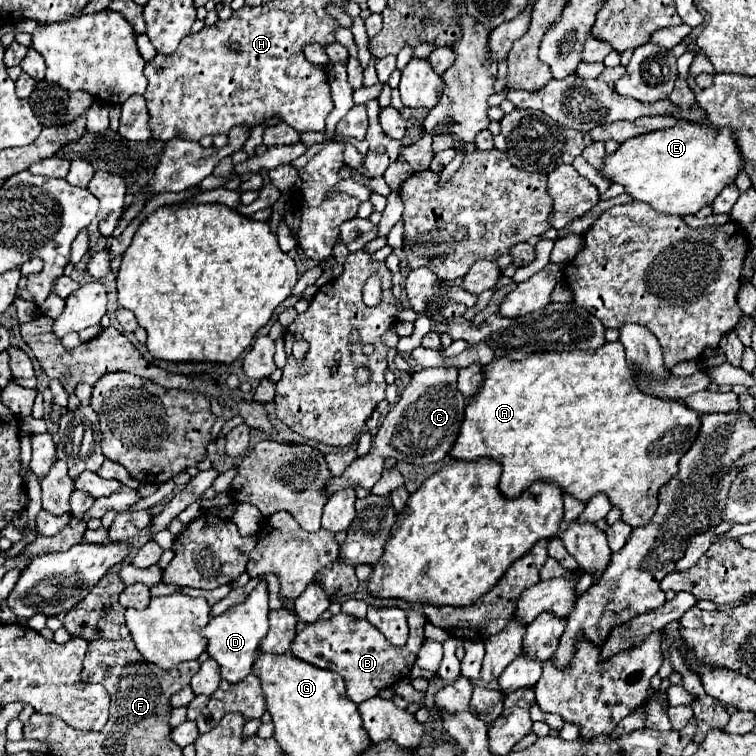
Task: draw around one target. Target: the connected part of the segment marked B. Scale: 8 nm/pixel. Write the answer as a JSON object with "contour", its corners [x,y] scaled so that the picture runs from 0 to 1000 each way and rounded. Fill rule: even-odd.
{"contour":[[[540,807],[540,828],[542,828],[542,844],[532,857],[524,857],[503,841],[503,833],[497,833],[487,820],[474,820],[460,812],[442,812],[437,820],[421,820],[418,825],[399,828],[386,847],[386,868],[429,886],[447,889],[460,913],[460,923],[471,931],[489,926],[500,921],[505,910],[516,910],[524,902],[534,899],[540,889],[545,886],[550,876],[550,865],[556,854],[561,852],[561,825],[563,817],[550,807]]]}

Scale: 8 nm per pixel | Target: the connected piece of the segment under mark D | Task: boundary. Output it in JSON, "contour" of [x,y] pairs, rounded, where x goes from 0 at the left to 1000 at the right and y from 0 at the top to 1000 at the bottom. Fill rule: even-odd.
{"contour":[[[344,770],[341,778],[328,788],[325,796],[299,807],[291,815],[283,815],[278,820],[278,825],[270,831],[270,844],[275,847],[272,862],[280,873],[288,876],[291,894],[296,899],[302,899],[304,905],[323,899],[333,889],[333,878],[336,878],[336,868],[341,862],[341,852],[354,836],[354,810],[357,810],[354,780],[352,780],[352,772]]]}

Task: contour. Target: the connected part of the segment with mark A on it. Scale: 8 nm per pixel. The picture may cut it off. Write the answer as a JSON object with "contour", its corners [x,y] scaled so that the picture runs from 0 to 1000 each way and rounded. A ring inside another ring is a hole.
{"contour":[[[802,452],[796,460],[775,466],[701,468],[688,479],[656,474],[640,484],[640,508],[616,534],[614,548],[595,603],[619,611],[651,606],[664,614],[659,638],[664,656],[677,661],[706,638],[733,638],[743,651],[772,667],[796,651],[836,698],[857,693],[865,683],[870,648],[897,624],[897,608],[910,598],[926,569],[926,550],[905,532],[870,529],[844,516],[820,452]]]}

